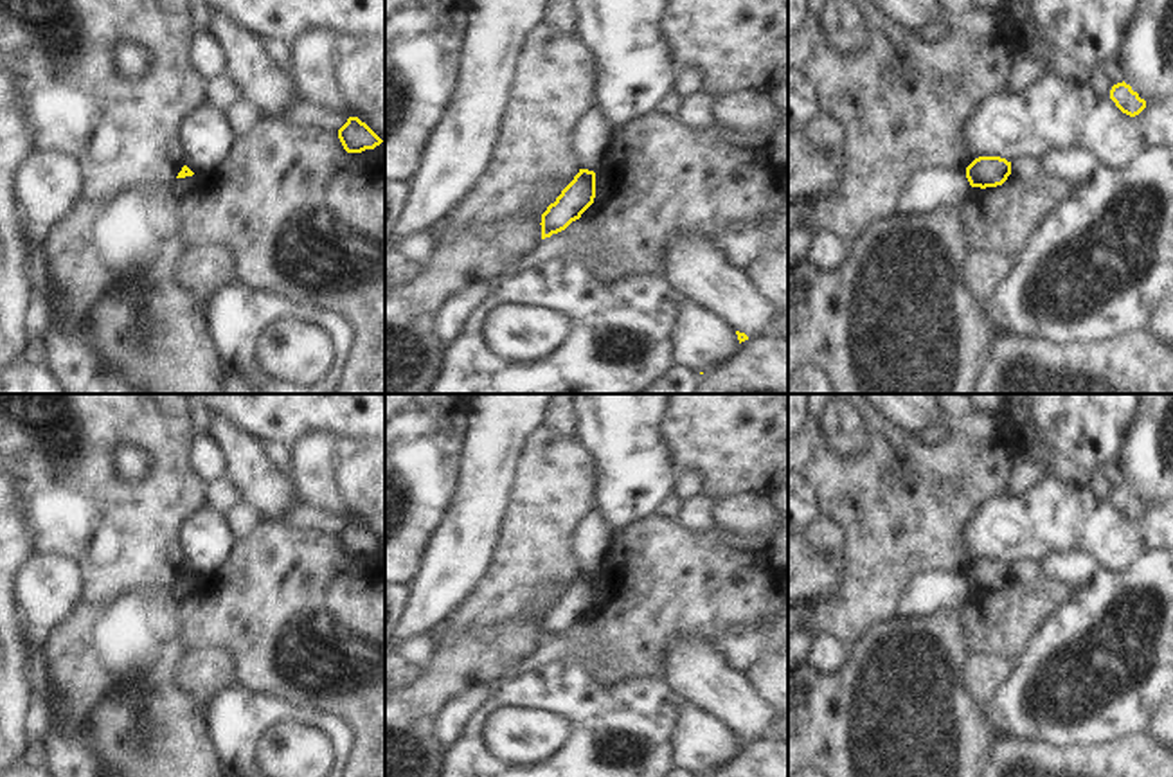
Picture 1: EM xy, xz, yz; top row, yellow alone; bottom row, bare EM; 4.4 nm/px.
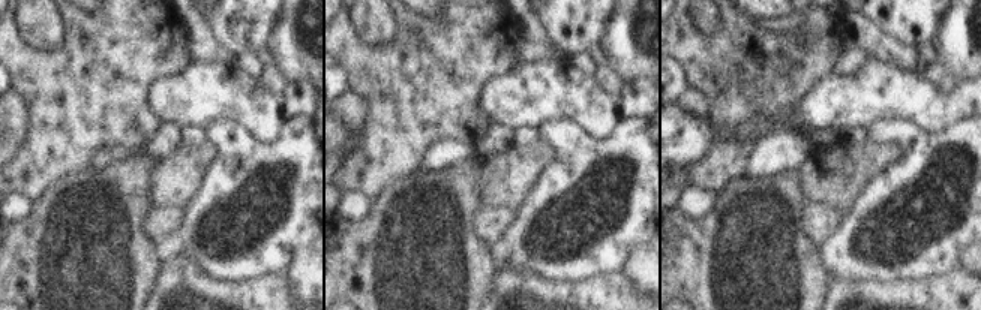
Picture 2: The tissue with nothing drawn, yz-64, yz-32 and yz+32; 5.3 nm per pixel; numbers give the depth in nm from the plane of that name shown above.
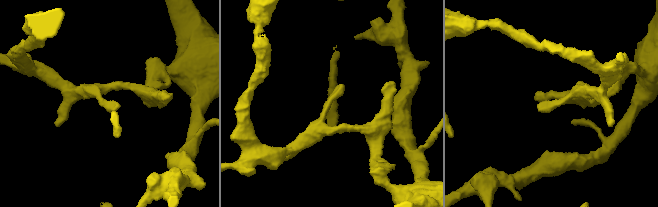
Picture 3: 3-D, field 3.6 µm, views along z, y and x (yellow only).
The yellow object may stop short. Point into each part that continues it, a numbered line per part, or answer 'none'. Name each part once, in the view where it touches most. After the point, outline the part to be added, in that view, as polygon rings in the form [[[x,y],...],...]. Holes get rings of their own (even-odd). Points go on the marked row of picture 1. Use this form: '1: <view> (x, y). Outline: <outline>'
none

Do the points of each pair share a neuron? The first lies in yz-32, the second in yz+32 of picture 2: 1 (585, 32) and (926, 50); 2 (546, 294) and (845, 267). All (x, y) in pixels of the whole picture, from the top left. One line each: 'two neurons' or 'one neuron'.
1: two neurons
2: two neurons

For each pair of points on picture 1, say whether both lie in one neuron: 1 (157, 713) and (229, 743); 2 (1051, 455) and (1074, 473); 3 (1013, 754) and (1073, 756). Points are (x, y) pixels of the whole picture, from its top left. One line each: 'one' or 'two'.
1: two
2: one
3: one

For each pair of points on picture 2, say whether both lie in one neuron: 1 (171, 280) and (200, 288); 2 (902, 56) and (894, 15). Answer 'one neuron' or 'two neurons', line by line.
1: one neuron
2: two neurons

